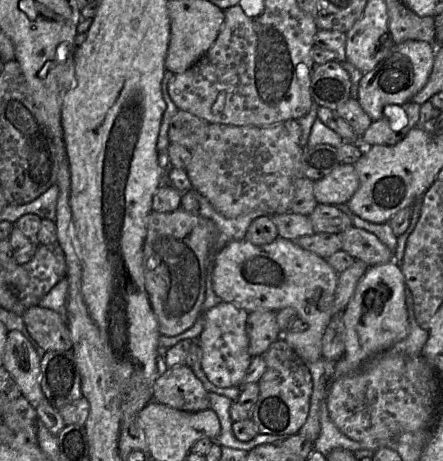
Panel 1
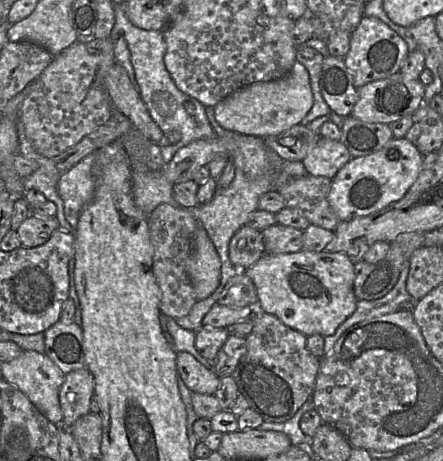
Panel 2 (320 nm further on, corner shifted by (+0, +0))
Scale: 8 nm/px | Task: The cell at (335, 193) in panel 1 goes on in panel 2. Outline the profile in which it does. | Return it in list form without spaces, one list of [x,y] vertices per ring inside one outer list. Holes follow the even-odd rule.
[[[320,137],[316,146],[302,162],[309,175],[332,180],[351,158],[350,152],[340,140]]]

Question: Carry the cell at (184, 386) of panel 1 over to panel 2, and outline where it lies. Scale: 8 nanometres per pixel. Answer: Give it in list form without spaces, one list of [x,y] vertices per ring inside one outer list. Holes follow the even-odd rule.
[[[188,352],[177,353],[177,370],[181,380],[193,393],[214,395],[220,378]]]

